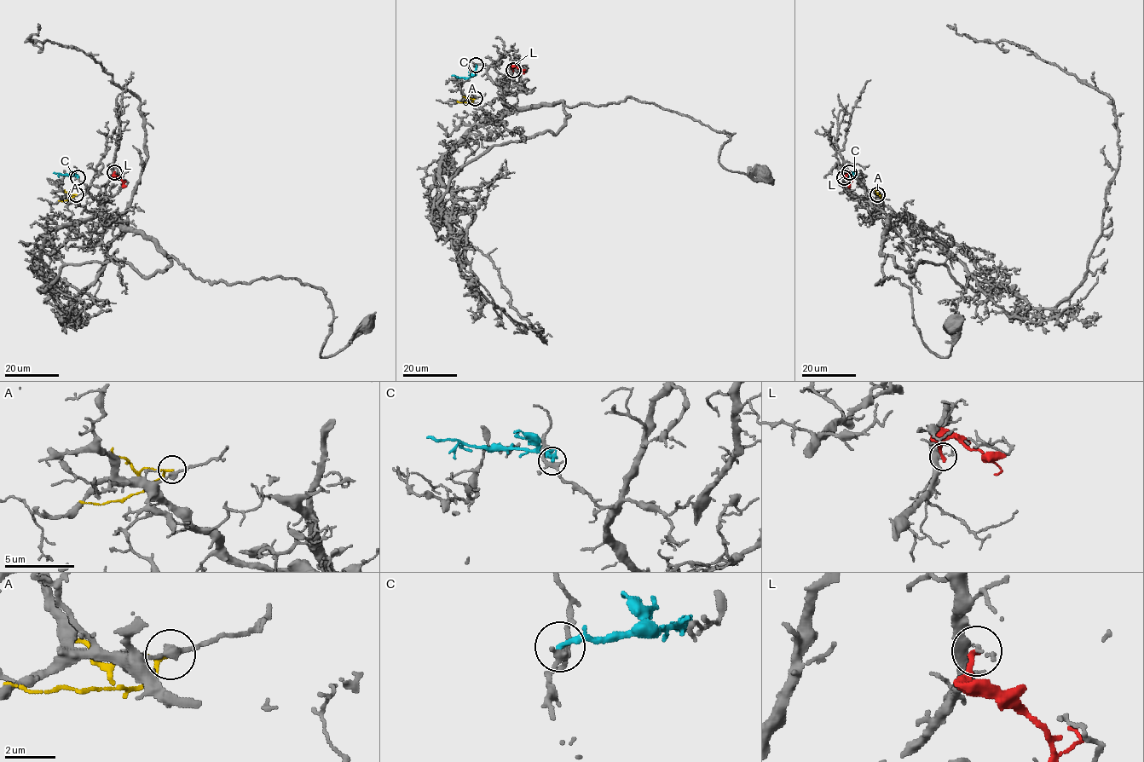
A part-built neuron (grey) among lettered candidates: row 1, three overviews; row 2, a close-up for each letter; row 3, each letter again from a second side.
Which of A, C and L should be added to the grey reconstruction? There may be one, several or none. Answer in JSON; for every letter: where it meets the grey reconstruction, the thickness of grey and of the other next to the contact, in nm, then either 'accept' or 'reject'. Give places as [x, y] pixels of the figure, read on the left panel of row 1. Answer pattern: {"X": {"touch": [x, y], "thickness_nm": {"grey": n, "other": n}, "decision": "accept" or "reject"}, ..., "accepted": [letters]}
{"A": {"touch": [76, 194], "thickness_nm": {"grey": 280, "other": 120}, "decision": "reject"}, "C": {"touch": [78, 177], "thickness_nm": {"grey": 240, "other": 170}, "decision": "reject"}, "L": {"touch": [114, 172], "thickness_nm": {"grey": 200, "other": 240}, "decision": "reject"}, "accepted": []}

